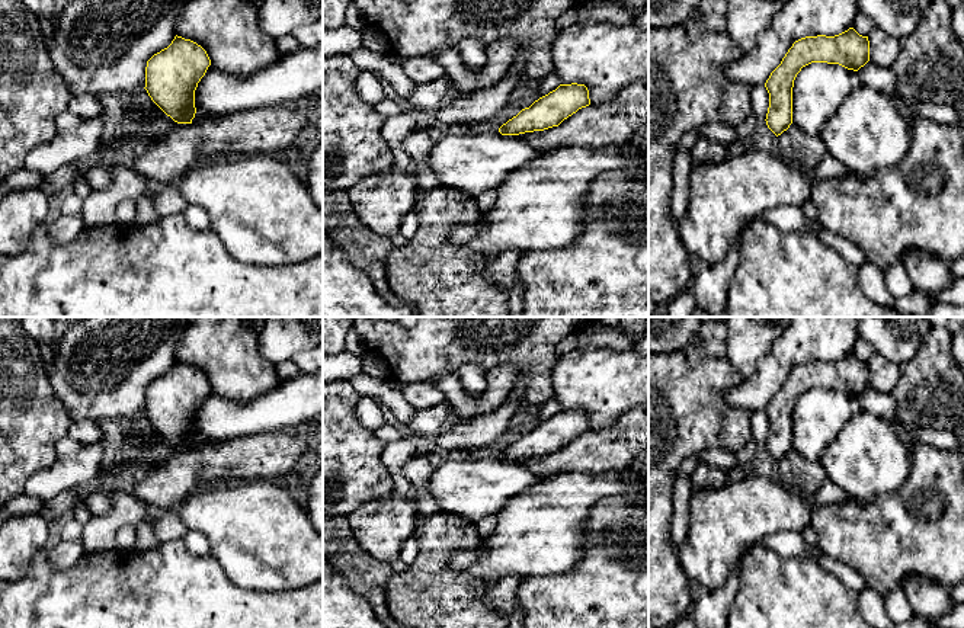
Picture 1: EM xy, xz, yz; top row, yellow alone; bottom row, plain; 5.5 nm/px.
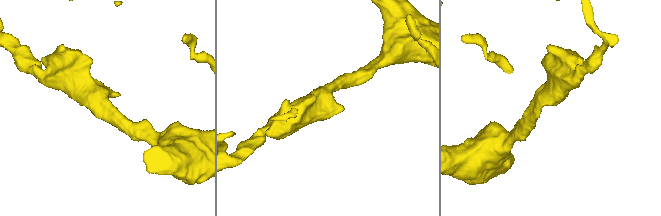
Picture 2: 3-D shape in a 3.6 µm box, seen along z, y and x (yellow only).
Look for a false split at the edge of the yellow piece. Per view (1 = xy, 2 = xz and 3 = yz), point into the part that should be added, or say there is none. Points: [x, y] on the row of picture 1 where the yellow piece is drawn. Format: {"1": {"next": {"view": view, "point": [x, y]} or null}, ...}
{"1": {"next": null}, "2": {"next": null}, "3": {"next": null}}

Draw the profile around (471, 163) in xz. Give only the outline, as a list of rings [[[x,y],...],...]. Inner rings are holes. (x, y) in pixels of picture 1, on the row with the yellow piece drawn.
[[[448,129],[435,141],[427,163],[439,188],[477,199],[486,190],[496,190],[509,174],[544,154],[521,137],[500,132],[458,134]]]

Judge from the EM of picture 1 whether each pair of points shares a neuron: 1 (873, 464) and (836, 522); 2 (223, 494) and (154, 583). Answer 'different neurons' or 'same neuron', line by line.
1: different neurons
2: different neurons

